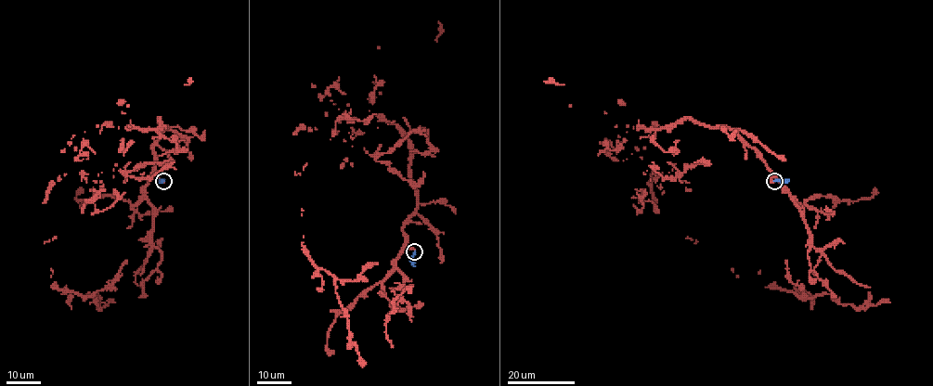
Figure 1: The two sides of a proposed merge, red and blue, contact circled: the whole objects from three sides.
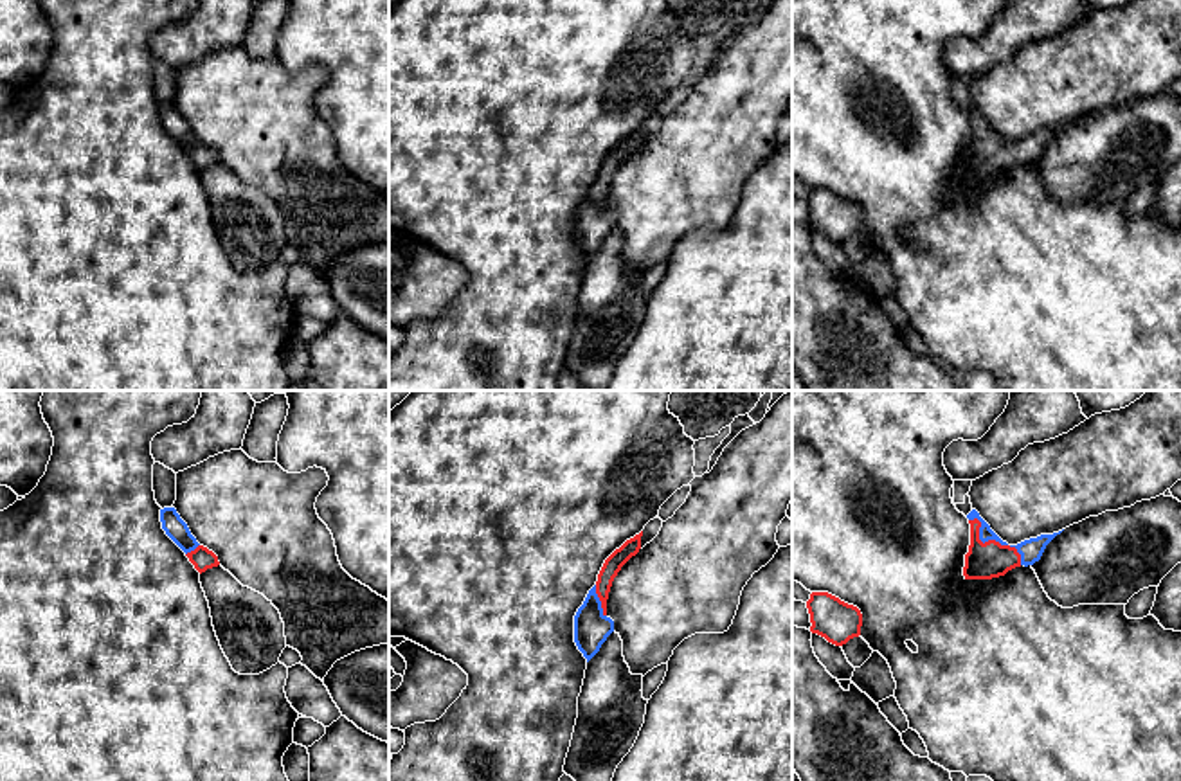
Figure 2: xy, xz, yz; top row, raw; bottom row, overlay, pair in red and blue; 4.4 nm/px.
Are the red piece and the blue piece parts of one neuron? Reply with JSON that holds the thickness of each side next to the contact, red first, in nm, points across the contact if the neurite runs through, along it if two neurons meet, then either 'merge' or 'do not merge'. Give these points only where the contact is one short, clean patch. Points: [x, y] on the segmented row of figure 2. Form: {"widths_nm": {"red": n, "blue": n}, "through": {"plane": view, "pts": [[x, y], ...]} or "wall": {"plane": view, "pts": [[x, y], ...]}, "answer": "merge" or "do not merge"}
{"widths_nm": {"red": 160, "blue": 60}, "through": {"plane": "yz", "pts": [[987, 560], [992, 540], [985, 533]]}, "answer": "merge"}

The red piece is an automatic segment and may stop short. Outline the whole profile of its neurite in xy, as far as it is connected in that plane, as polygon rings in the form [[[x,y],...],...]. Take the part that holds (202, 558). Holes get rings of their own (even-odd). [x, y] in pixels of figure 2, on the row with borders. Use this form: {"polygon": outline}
{"polygon": [[[175,507],[160,509],[160,522],[166,534],[185,552],[200,574],[220,565],[218,556],[196,542]]]}

